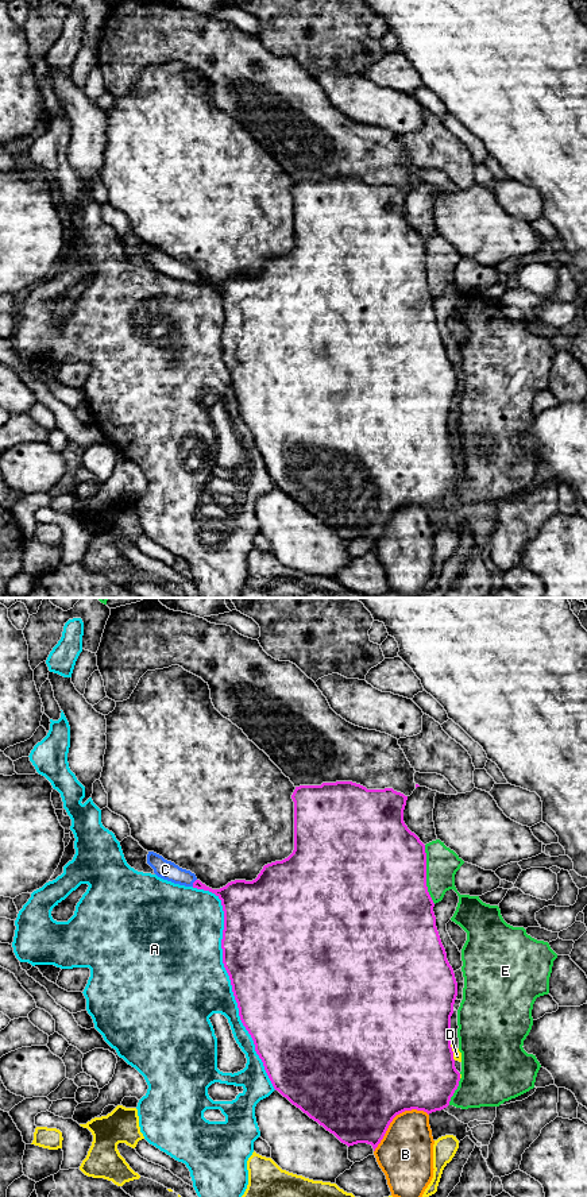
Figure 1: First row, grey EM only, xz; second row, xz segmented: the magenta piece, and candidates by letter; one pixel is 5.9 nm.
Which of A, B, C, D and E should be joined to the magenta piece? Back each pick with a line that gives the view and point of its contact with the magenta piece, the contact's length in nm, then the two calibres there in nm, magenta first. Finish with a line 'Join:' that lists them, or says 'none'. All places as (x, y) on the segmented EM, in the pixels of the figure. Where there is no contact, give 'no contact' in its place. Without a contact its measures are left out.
C: xz (193, 883) | 50 nm | 150/120 nm
Join: C

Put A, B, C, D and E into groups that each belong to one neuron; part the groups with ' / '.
A / B / C / D / E

